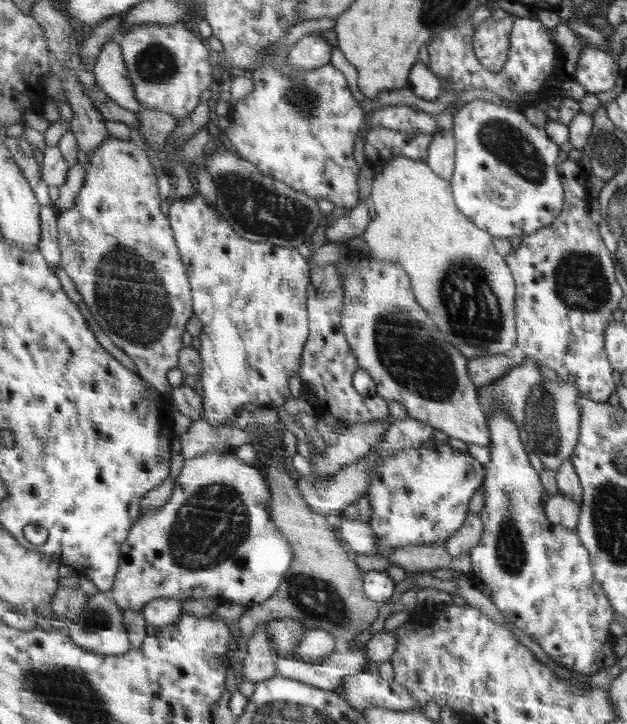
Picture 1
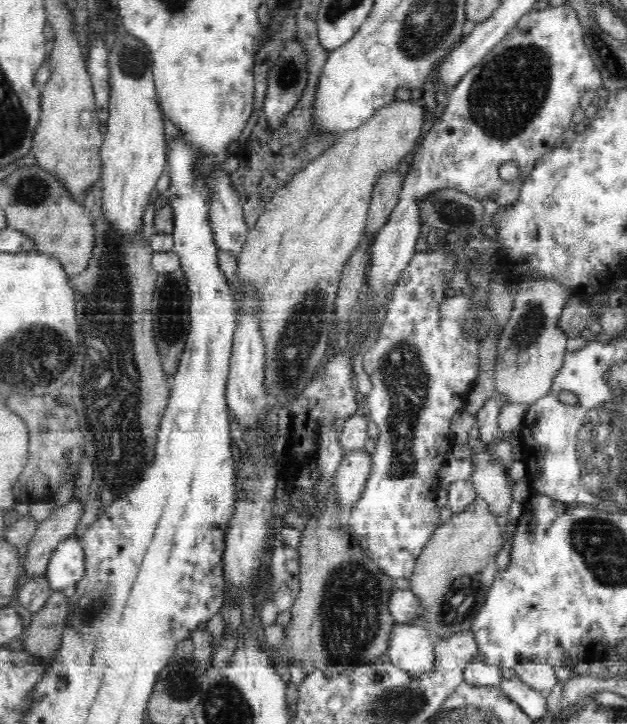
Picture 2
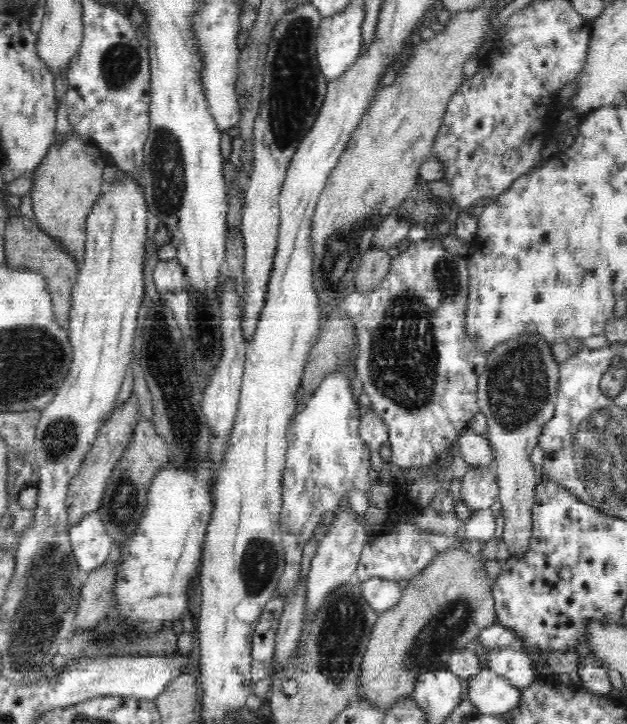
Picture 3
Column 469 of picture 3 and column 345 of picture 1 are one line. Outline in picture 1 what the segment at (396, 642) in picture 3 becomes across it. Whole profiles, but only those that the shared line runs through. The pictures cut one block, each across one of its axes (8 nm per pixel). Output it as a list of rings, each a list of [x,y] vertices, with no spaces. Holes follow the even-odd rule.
[[[265,451],[266,476],[272,486],[273,522],[289,540],[294,552],[293,565],[290,567],[292,577],[282,583],[278,596],[248,608],[240,616],[236,621],[237,637],[243,645],[262,623],[286,620],[286,617],[292,616],[309,630],[326,630],[338,637],[338,642],[352,644],[355,636],[371,628],[378,616],[380,602],[364,596],[362,570],[348,558],[348,554],[342,550],[343,546],[336,546],[336,528],[326,520],[325,515],[310,508],[298,486],[294,488],[292,476],[288,476],[284,468],[274,462],[276,456],[280,456]]]

